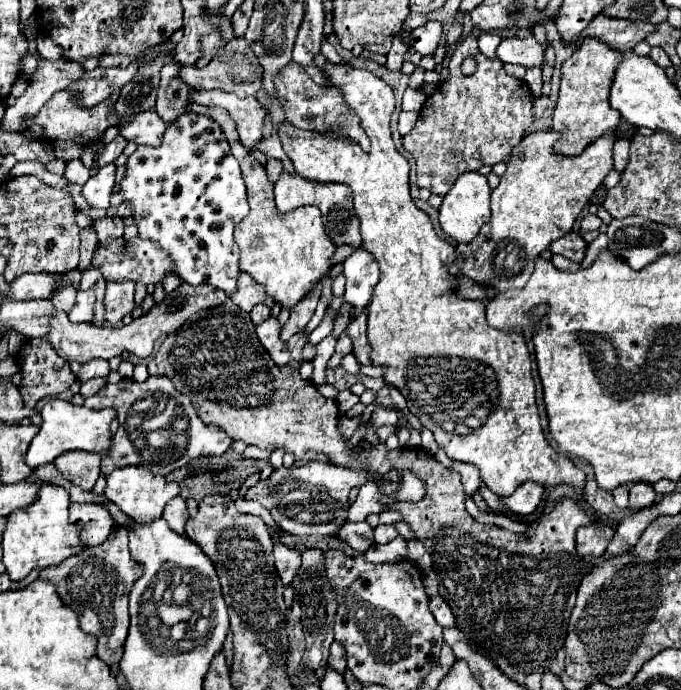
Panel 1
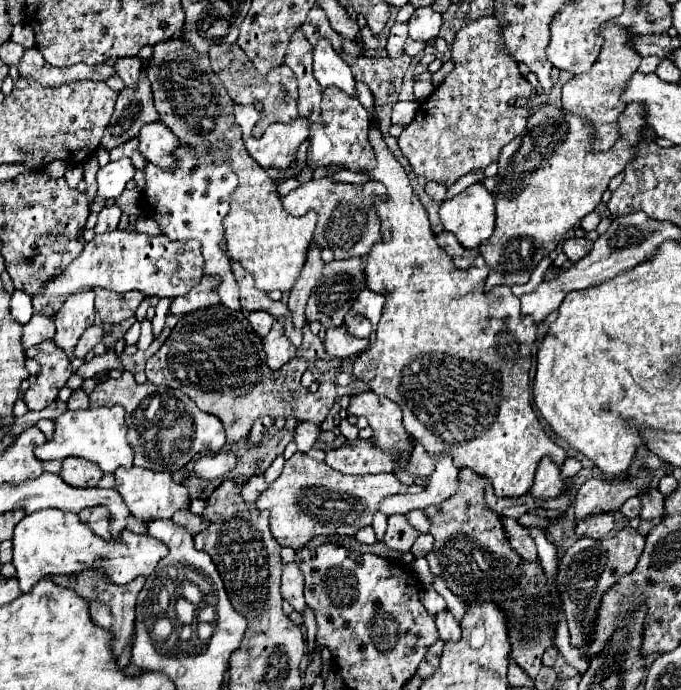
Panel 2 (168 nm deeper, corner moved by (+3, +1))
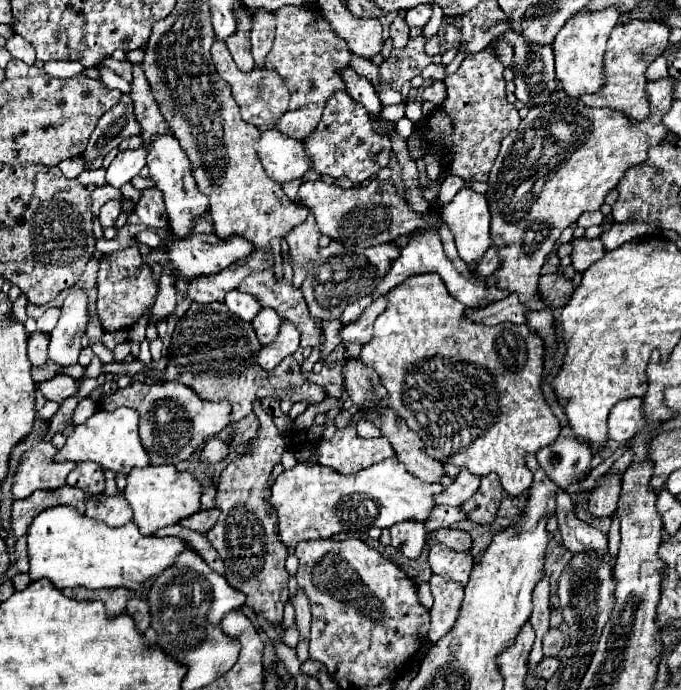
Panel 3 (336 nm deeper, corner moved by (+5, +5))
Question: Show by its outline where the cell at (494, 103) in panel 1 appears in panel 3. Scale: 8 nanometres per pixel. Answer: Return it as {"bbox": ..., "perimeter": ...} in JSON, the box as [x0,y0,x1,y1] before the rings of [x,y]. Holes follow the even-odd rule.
{"bbox":[423,48,521,182],"perimeter":[[[491,48],[469,54],[455,74],[445,76],[447,100],[433,112],[423,128],[433,150],[451,156],[447,174],[461,176],[469,182],[487,182],[489,170],[497,158],[501,140],[519,126],[521,118],[513,104],[507,102],[503,64],[493,56]]]}

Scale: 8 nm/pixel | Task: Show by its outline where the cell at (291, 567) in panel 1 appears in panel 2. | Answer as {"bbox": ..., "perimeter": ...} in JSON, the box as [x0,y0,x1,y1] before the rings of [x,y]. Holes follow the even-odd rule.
{"bbox":[281,562,305,614],"perimeter":[[[295,562],[283,564],[283,576],[281,576],[281,596],[287,600],[299,614],[305,608],[303,598],[303,572]]]}

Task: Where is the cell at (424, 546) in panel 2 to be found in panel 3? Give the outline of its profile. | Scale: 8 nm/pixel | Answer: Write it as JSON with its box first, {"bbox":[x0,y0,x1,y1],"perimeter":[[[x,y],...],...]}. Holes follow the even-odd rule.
{"bbox":[429,530,473,550],"perimeter":[[[437,530],[433,540],[429,542],[429,546],[433,544],[447,544],[451,550],[471,550],[473,540],[469,536],[469,532],[461,532],[461,530]]]}

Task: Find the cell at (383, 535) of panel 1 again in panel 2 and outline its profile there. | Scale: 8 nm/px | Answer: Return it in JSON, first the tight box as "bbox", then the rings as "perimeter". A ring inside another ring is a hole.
{"bbox":[383,514,419,552],"perimeter":[[[393,514],[393,516],[389,516],[383,544],[391,550],[405,552],[405,550],[411,550],[411,544],[415,542],[417,536],[419,536],[419,532],[405,520],[403,514]]]}

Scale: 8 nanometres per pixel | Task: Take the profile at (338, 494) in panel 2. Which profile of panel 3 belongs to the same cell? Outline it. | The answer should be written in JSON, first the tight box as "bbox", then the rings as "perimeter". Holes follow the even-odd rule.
{"bbox":[271,456,445,548],"perimeter":[[[397,456],[387,458],[371,468],[363,468],[355,476],[343,476],[339,472],[331,472],[331,468],[323,468],[321,464],[307,466],[299,462],[295,468],[285,470],[277,476],[271,488],[271,504],[279,514],[279,536],[287,548],[295,548],[303,540],[319,540],[331,538],[339,532],[363,534],[369,528],[391,528],[397,522],[415,520],[427,522],[431,510],[437,506],[435,496],[445,490],[441,484],[427,484],[413,476],[405,466],[395,470],[395,480],[389,480],[385,474],[385,466],[389,462],[399,462]]]}

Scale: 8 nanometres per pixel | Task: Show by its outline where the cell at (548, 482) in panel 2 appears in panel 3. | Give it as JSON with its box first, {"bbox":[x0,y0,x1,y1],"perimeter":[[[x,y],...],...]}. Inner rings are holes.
{"bbox":[537,436,593,490],"perimeter":[[[559,436],[553,444],[547,444],[537,452],[537,460],[545,474],[563,490],[587,476],[591,458],[593,448],[571,436]]]}

